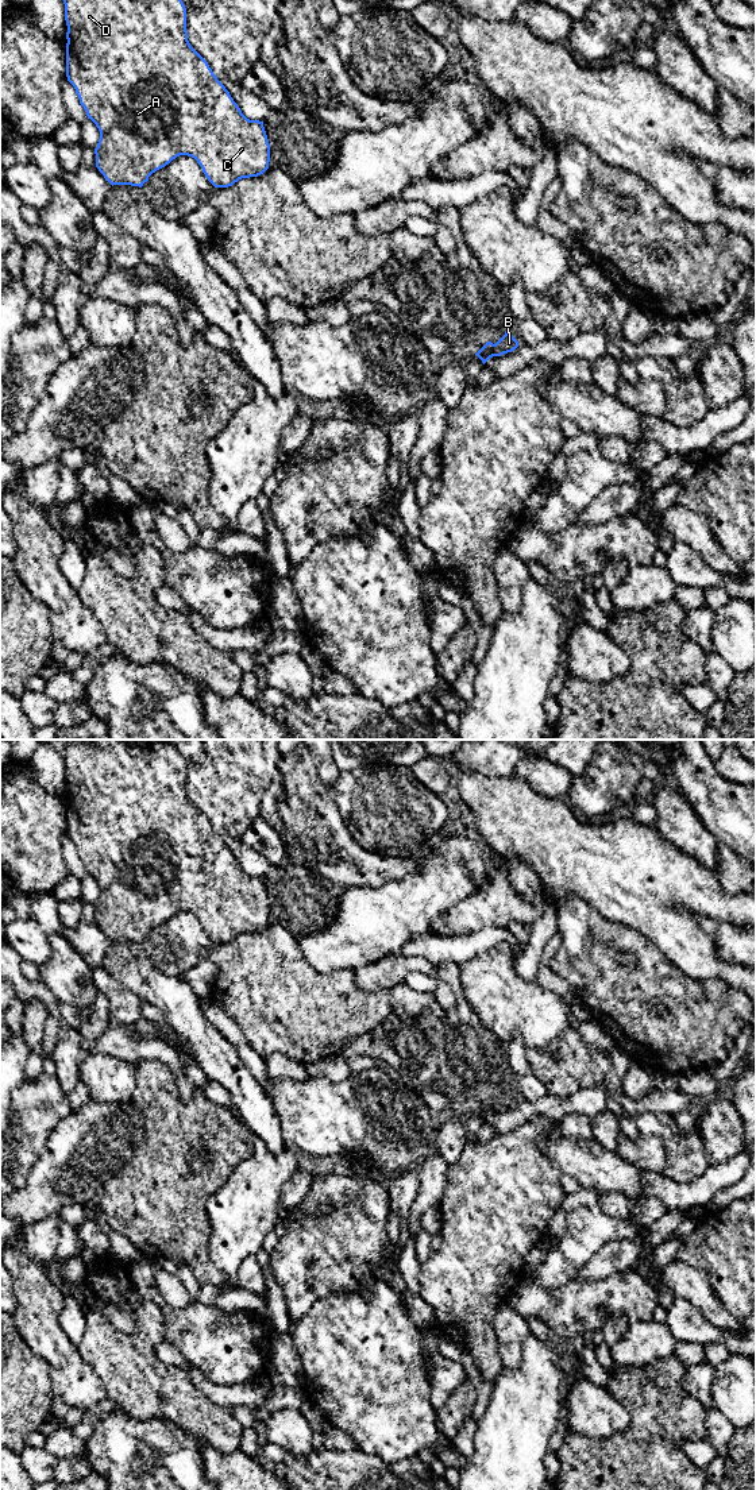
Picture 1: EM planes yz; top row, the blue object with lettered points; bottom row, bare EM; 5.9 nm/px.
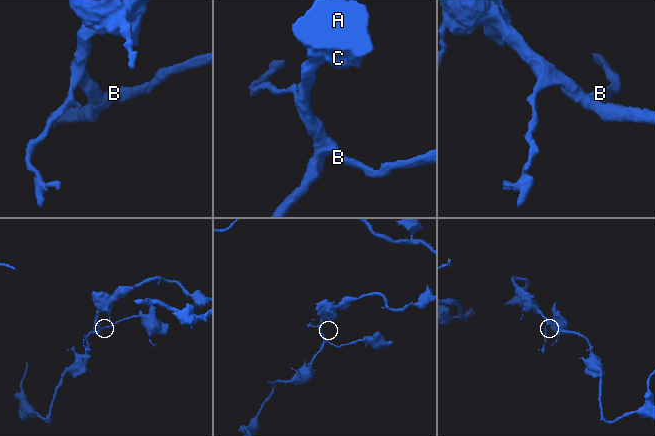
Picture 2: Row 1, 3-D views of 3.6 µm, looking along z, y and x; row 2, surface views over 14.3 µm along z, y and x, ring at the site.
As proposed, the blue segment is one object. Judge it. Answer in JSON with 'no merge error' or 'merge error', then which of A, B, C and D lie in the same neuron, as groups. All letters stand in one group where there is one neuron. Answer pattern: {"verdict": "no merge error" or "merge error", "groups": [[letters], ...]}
{"verdict": "no merge error", "groups": [["A", "B", "C", "D"]]}

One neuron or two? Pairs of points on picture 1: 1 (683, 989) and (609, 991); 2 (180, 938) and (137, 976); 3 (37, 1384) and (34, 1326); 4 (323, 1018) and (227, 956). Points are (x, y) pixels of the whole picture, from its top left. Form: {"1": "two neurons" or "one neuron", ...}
{"1": "one neuron", "2": "two neurons", "3": "two neurons", "4": "one neuron"}

